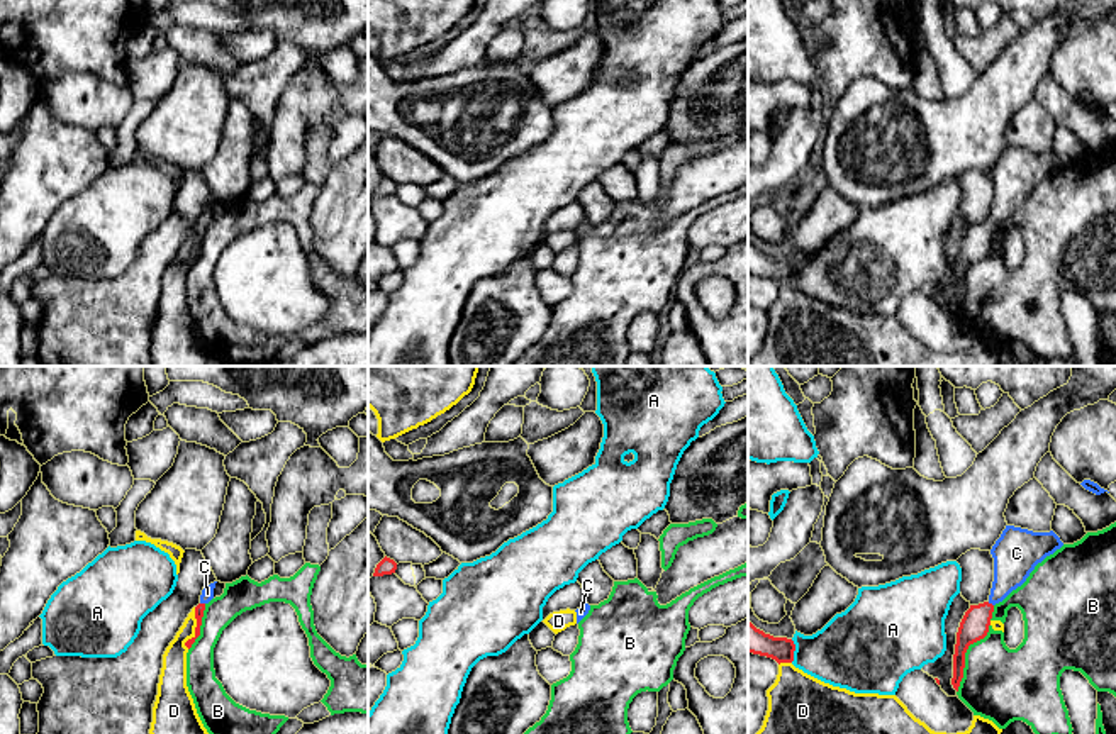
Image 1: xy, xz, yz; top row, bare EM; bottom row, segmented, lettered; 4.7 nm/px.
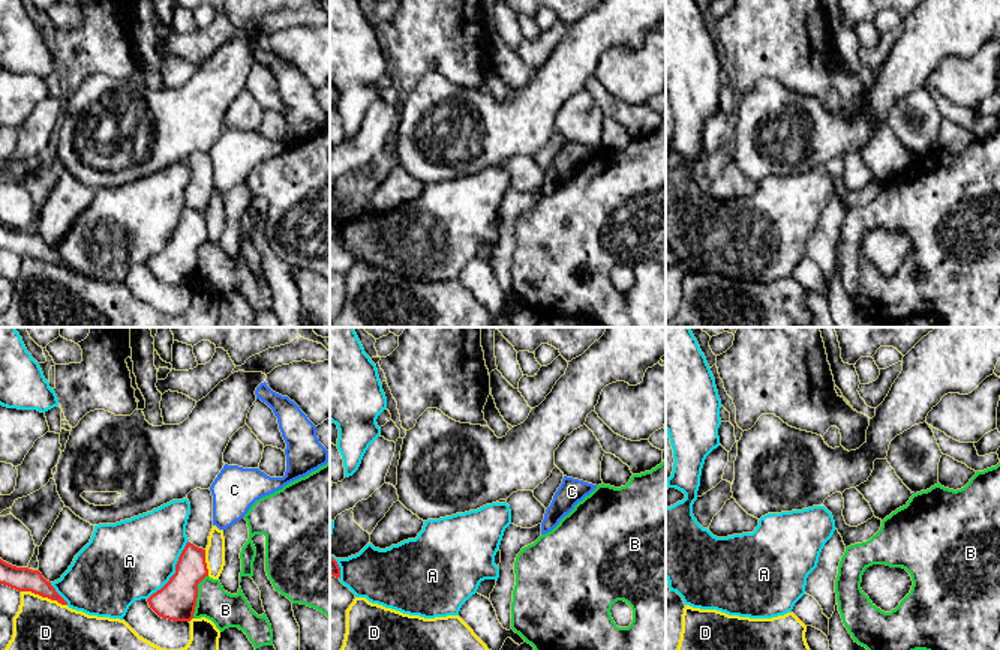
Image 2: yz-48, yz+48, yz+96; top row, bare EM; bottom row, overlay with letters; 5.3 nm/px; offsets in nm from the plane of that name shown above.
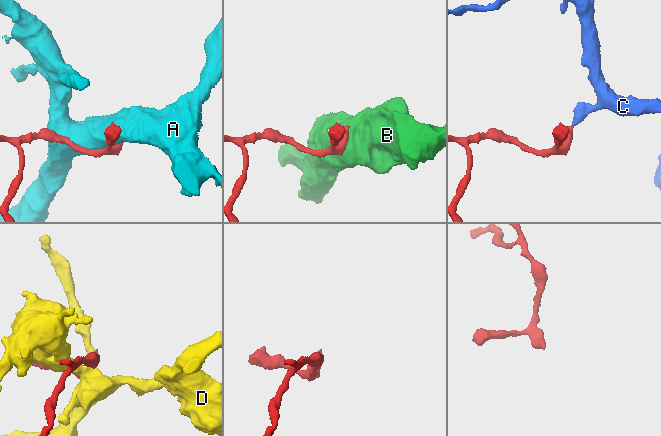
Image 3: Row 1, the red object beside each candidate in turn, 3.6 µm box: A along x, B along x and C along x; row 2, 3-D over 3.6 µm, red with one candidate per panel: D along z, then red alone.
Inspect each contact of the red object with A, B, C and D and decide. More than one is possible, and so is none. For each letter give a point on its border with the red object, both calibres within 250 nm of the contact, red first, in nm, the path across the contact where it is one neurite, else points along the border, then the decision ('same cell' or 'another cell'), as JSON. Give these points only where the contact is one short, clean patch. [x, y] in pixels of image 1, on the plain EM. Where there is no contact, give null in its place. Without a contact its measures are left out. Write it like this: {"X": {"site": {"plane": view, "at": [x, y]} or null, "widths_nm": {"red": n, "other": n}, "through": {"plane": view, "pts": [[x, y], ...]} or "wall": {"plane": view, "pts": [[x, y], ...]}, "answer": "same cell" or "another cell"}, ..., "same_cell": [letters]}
{"A": {"site": {"plane": "yz", "at": [794, 270]}, "widths_nm": {"red": 130, "other": 320}, "answer": "another cell"}, "B": {"site": {"plane": "yz", "at": [964, 277]}, "widths_nm": {"red": 140, "other": 360}, "wall": {"plane": "yz", "pts": [[989, 244], [989, 251], [965, 273], [957, 312]]}, "answer": "another cell"}, "C": {"site": {"plane": "yz", "at": [991, 224]}, "widths_nm": {"red": 140, "other": 200}, "through": {"plane": "yz", "pts": [[974, 246], [991, 224], [1008, 197], [1015, 178]]}, "answer": "same cell"}, "D": {"site": {"plane": "xy", "at": [195, 248]}, "widths_nm": {"red": 50, "other": 130}, "answer": "another cell"}, "same_cell": ["C"]}

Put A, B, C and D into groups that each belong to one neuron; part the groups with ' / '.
A / B / C / D

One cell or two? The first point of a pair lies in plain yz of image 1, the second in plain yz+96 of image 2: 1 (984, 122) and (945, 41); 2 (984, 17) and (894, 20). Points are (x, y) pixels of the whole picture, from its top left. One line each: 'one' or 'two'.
1: one
2: one

